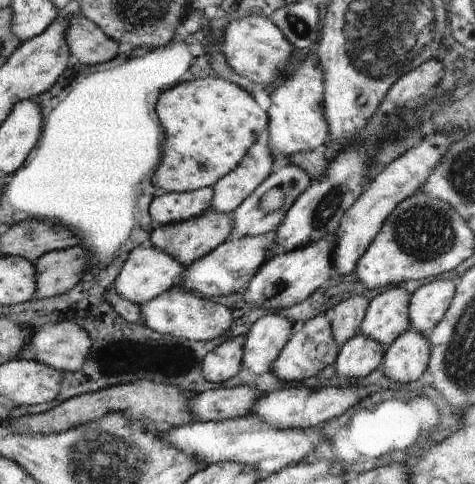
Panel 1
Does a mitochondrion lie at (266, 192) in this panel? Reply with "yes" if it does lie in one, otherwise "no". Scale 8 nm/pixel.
no

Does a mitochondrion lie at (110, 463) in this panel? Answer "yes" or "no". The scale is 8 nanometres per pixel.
yes

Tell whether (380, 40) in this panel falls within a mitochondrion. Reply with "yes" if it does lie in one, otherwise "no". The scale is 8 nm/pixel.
yes

